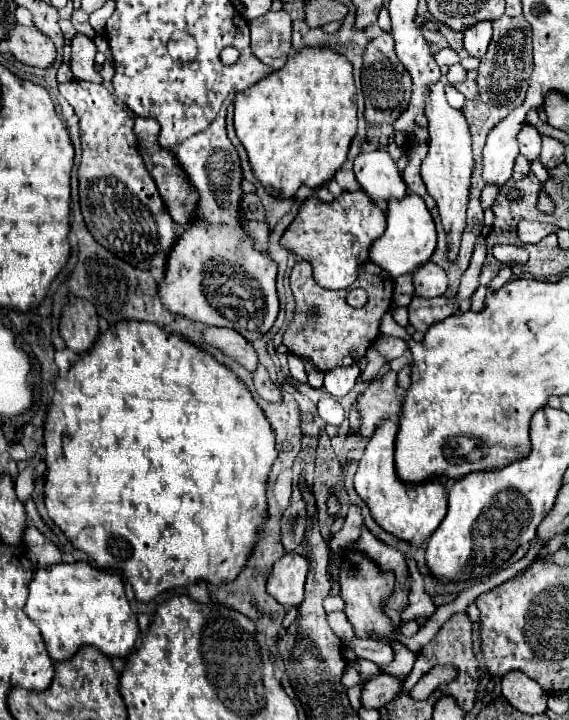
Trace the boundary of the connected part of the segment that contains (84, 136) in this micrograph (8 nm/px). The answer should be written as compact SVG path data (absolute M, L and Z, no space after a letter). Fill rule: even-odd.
M74 79L60 83L60 93L80 117L82 161L78 167L78 181L80 209L88 231L96 241L104 239L102 247L132 267L142 271L164 271L168 251L172 251L172 243L176 243L180 231L176 223L172 223L164 201L156 191L156 183L152 183L152 175L148 175L148 169L144 167L144 159L140 159L134 119L100 83Z

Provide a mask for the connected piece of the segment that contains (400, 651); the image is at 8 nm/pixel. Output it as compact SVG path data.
M390 641L392 649L394 649L394 661L384 665L384 671L390 673L390 675L398 675L398 677L408 677L408 673L412 671L414 667L414 661L416 661L416 655L406 649L402 643L398 641Z

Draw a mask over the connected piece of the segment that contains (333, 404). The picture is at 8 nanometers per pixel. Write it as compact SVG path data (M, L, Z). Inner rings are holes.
M322 397L318 401L318 413L330 425L340 425L344 421L344 407L336 397Z

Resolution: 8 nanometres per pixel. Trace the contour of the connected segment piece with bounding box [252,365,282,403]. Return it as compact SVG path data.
M258 365L258 369L256 369L252 375L254 375L254 387L256 387L256 391L258 391L258 395L260 395L262 399L272 401L272 403L276 403L276 401L282 399L280 389L278 389L276 383L270 379L270 375L268 375L268 371L266 371L264 365Z

